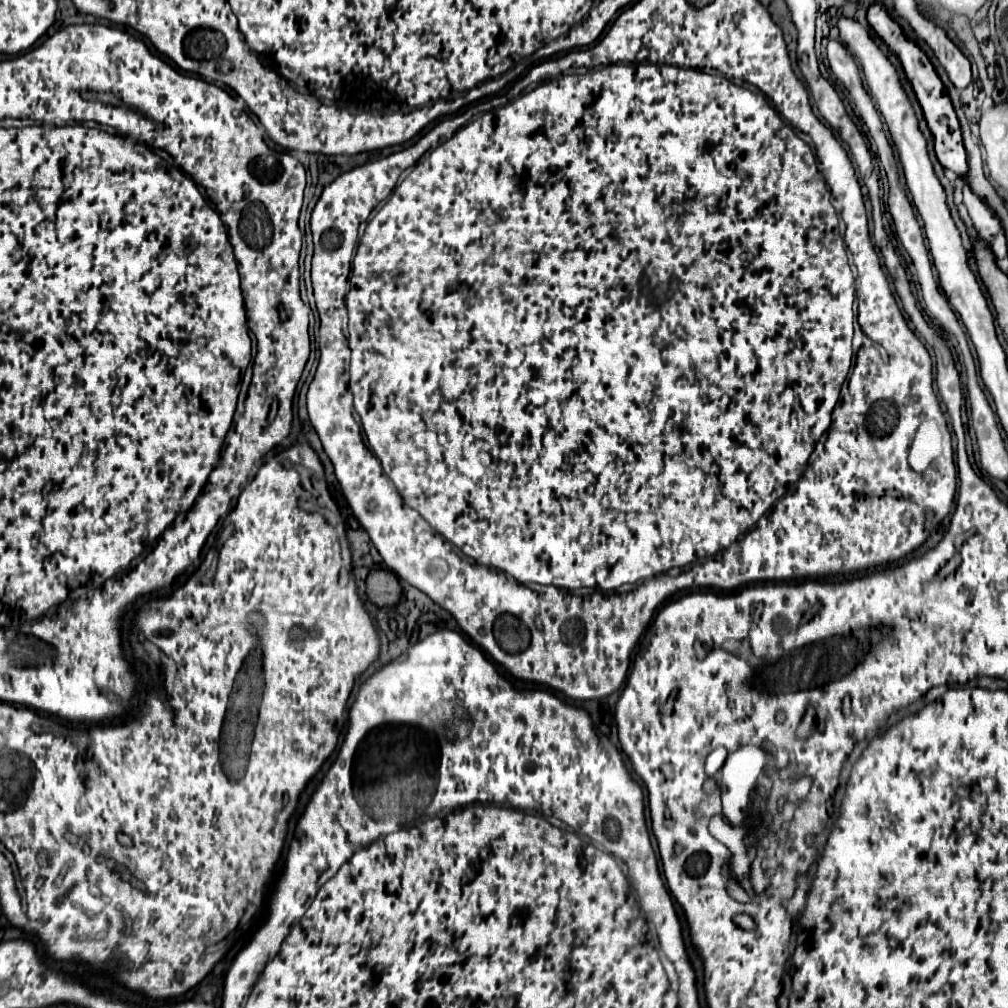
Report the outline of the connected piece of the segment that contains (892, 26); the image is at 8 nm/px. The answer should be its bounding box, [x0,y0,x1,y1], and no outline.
[867,4,969,176]

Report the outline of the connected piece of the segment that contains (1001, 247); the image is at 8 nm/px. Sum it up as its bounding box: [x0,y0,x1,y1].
[963,186,1007,258]

